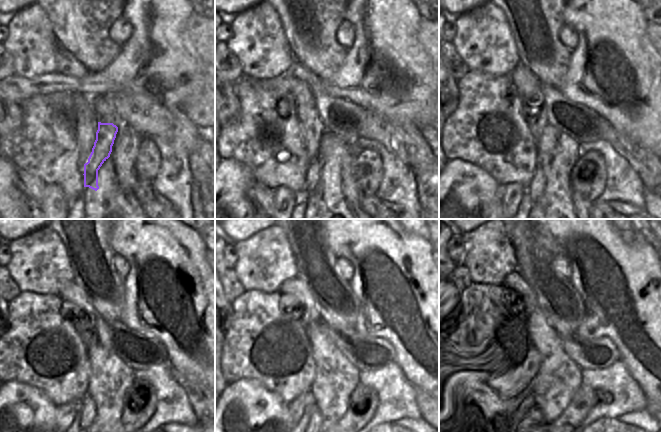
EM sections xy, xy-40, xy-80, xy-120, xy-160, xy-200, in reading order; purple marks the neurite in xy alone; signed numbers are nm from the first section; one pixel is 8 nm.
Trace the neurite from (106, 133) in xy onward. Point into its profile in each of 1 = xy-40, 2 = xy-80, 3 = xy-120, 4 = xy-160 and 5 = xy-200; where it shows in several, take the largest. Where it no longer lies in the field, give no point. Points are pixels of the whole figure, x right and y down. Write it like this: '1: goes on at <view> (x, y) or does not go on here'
1: goes on at xy-40 (314, 174)
2: goes on at xy-80 (537, 186)
3: goes on at xy-120 (89, 411)
4: goes on at xy-160 (315, 422)
5: goes on at xy-200 (542, 422)

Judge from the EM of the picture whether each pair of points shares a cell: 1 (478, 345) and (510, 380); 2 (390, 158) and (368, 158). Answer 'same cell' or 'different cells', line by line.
1: same cell
2: different cells

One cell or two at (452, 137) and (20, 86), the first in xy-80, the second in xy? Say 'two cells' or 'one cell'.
two cells

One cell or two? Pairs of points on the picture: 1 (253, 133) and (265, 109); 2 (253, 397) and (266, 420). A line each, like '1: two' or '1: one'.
1: one
2: one

